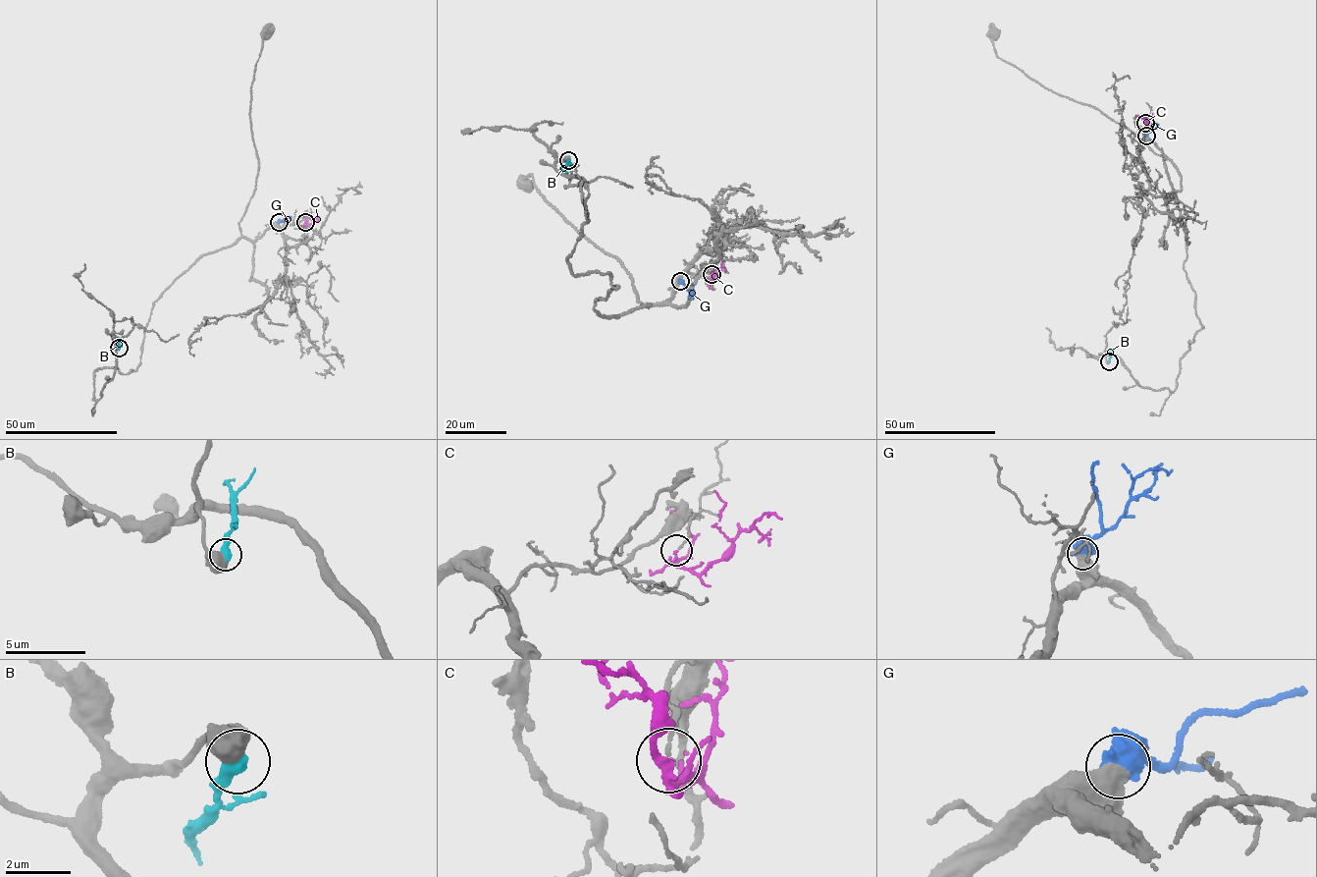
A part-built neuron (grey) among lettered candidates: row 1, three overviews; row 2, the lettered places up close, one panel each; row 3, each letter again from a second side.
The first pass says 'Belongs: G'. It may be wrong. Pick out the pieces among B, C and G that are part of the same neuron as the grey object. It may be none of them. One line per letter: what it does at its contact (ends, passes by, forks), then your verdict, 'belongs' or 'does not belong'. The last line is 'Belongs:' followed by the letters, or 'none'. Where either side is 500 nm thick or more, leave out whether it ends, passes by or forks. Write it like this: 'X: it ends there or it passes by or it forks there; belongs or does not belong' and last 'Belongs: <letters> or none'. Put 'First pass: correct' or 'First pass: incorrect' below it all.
B: does not belong
C: it passes by; does not belong
G: belongs
Belongs: G
First pass: correct

